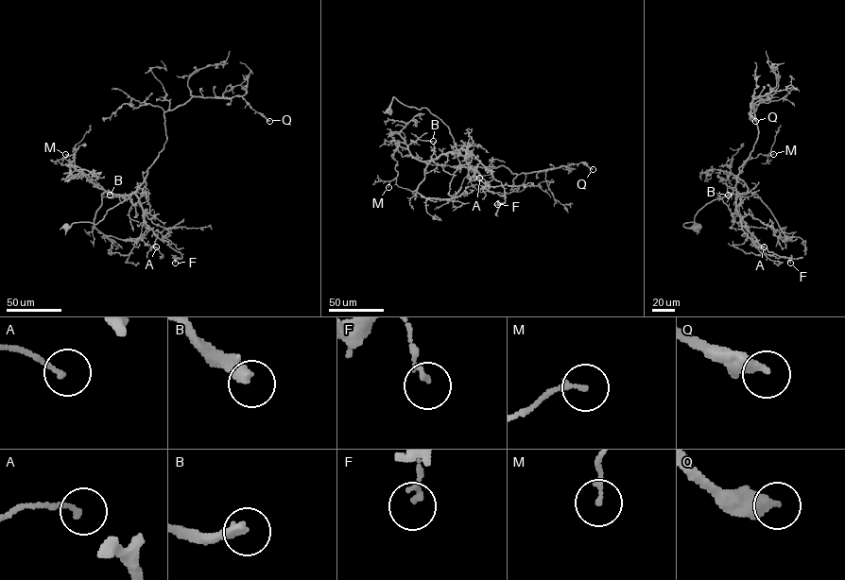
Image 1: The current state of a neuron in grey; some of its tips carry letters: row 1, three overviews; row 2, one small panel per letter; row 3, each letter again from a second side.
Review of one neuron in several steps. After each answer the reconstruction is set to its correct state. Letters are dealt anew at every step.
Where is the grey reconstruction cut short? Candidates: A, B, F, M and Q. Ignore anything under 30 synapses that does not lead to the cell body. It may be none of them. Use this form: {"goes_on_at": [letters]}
{"goes_on_at": ["A", "B"]}

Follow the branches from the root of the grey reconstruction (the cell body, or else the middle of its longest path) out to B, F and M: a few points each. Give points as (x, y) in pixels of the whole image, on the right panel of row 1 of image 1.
B: (697, 227), (683, 224), (696, 224), (695, 215), (708, 203), (744, 194), (748, 186), (731, 175), (728, 195)
F: (697, 227), (683, 224), (696, 224), (695, 215), (708, 203), (736, 194), (743, 230), (790, 263)
M: (697, 227), (683, 224), (696, 224), (713, 200), (745, 194), (732, 178), (748, 160), (773, 154)

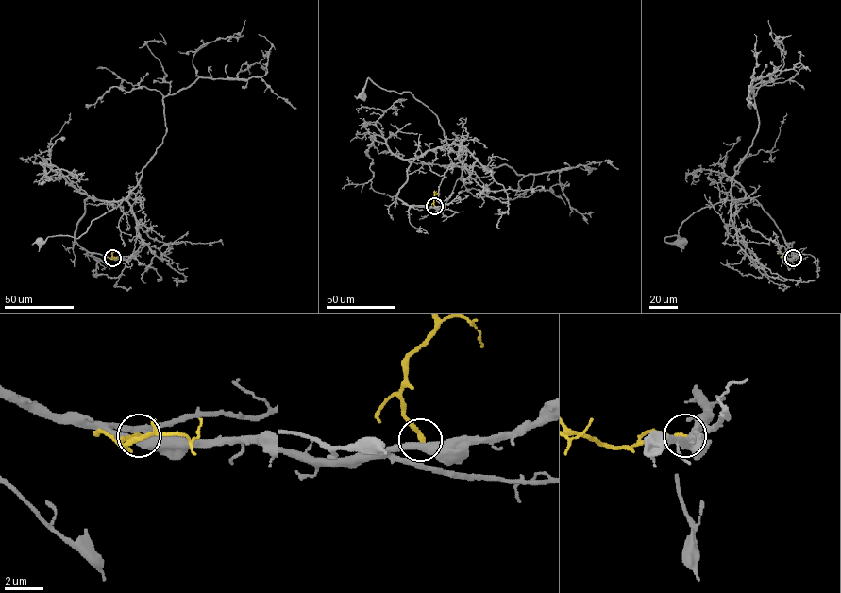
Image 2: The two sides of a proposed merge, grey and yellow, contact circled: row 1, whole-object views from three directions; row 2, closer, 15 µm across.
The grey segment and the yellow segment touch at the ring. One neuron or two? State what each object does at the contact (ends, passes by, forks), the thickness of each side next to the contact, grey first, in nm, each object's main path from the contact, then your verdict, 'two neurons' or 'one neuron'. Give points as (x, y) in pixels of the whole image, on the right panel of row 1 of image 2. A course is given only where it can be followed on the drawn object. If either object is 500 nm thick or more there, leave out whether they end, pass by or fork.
grey passes by; yellow ends; calibres 400 and 240 nm; course grey (793, 259), (774, 220), (751, 198), (725, 200), (695, 211), (679, 228), (680, 238), (664, 240), (681, 242); course yellow (793, 258), (784, 258), (780, 249); two neurons

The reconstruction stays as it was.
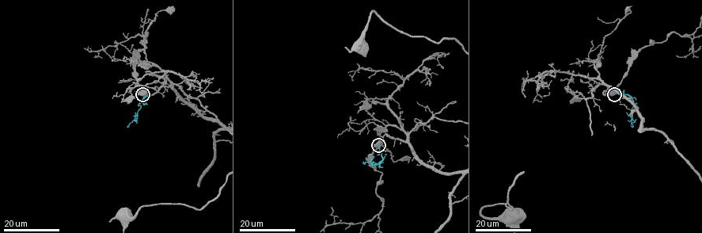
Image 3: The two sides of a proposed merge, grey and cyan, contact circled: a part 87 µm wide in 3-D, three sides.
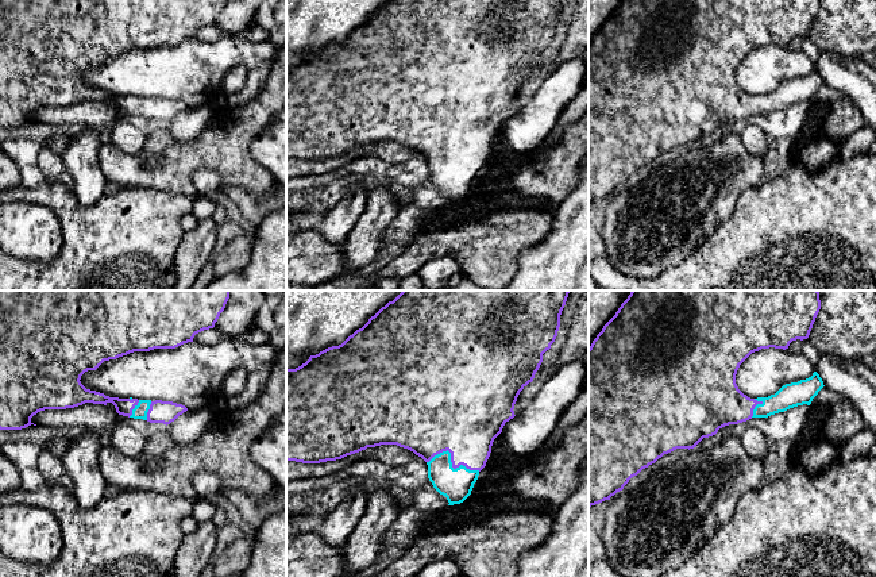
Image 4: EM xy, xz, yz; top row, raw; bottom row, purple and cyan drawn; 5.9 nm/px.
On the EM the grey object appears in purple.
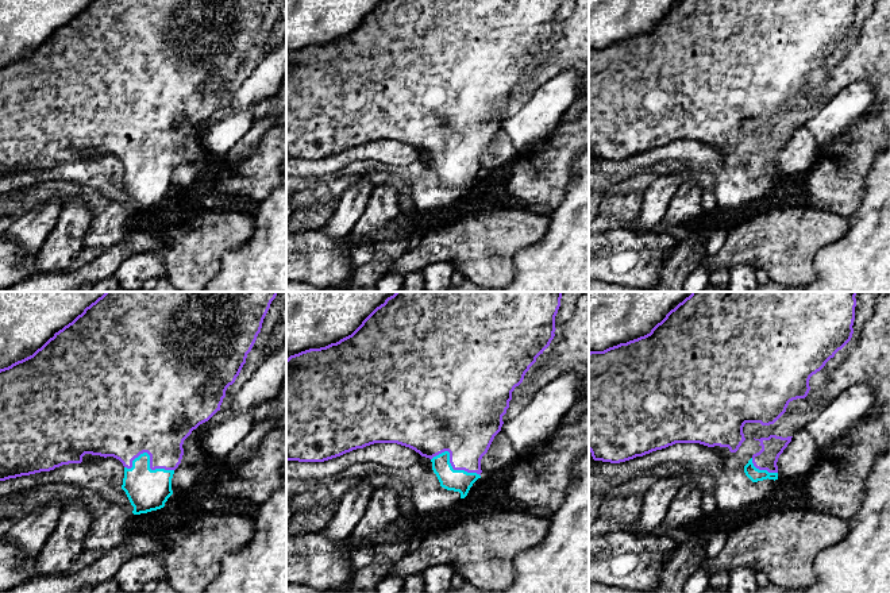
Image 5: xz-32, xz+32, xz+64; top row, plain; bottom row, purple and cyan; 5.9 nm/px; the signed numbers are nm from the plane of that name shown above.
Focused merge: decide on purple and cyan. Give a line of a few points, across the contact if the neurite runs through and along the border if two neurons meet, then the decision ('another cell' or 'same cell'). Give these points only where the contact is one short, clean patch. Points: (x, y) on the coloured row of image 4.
line xz (464, 422), (451, 461), (456, 484); same cell

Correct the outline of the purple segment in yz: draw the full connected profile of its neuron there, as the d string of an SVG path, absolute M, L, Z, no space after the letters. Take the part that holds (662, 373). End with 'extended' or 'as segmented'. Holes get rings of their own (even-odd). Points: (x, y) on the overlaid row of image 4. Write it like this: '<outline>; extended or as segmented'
M632 291L588 347L588 507L610 500L632 477L664 454L676 449L694 449L703 438L715 435L725 426L752 418L768 418L803 404L810 405L825 386L817 372L806 380L783 385L775 395L757 399L750 399L738 389L736 374L740 365L755 351L769 347L786 350L792 341L807 339L819 309L818 291Z; extended

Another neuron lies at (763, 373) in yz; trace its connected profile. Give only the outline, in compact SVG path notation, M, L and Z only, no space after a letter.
M769 347L752 353L740 365L736 384L750 399L768 397L786 384L811 377L814 372L802 353Z

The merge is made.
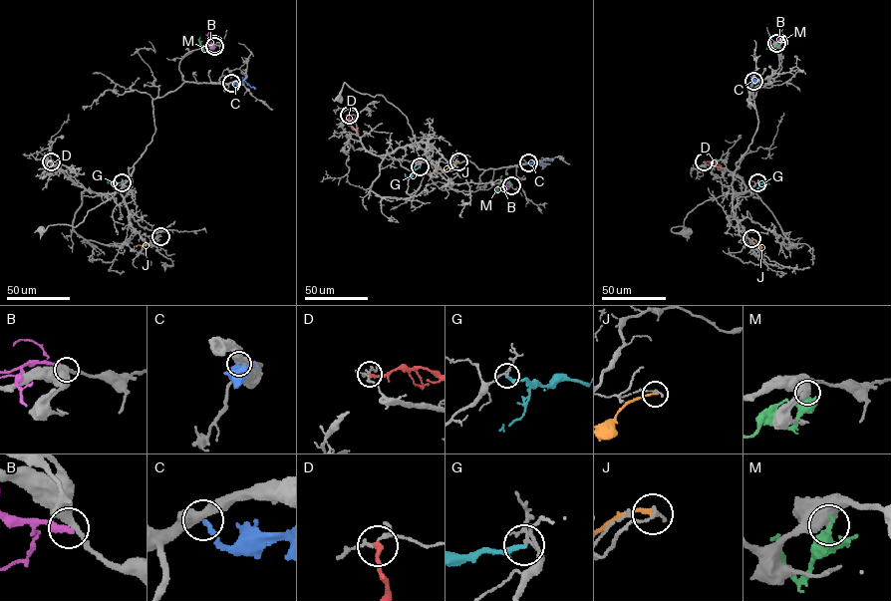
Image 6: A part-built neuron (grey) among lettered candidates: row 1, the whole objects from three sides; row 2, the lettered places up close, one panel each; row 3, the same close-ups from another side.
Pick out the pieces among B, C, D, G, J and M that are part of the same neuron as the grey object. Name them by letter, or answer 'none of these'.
none of these

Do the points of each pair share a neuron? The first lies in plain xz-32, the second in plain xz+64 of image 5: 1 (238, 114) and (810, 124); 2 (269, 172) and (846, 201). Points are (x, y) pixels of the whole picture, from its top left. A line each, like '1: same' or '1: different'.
1: same
2: same

